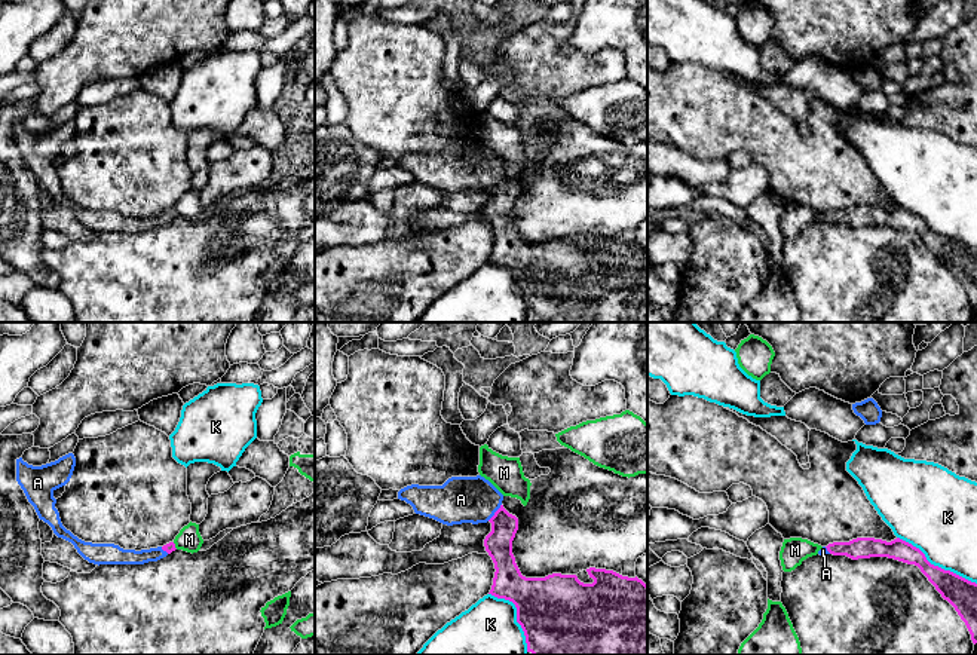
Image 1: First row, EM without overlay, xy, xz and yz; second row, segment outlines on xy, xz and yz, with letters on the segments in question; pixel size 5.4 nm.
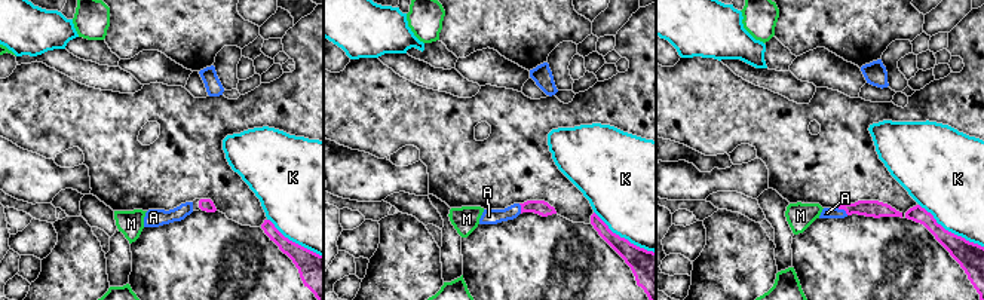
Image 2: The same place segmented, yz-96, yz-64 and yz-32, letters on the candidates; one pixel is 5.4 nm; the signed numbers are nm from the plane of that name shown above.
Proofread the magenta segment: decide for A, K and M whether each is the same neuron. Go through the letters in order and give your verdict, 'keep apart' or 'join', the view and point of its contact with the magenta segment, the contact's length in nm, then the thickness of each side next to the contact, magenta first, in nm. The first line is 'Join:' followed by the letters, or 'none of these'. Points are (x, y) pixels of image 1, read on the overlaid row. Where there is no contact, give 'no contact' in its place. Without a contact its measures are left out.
Join: A
A: join | xz (495, 513) | 120 nm | 150/260 nm
K: keep apart | yz (936, 566) | 500 nm | 160/380 nm
M: keep apart | xy (174, 545) | 50 nm | 50/130 nm

